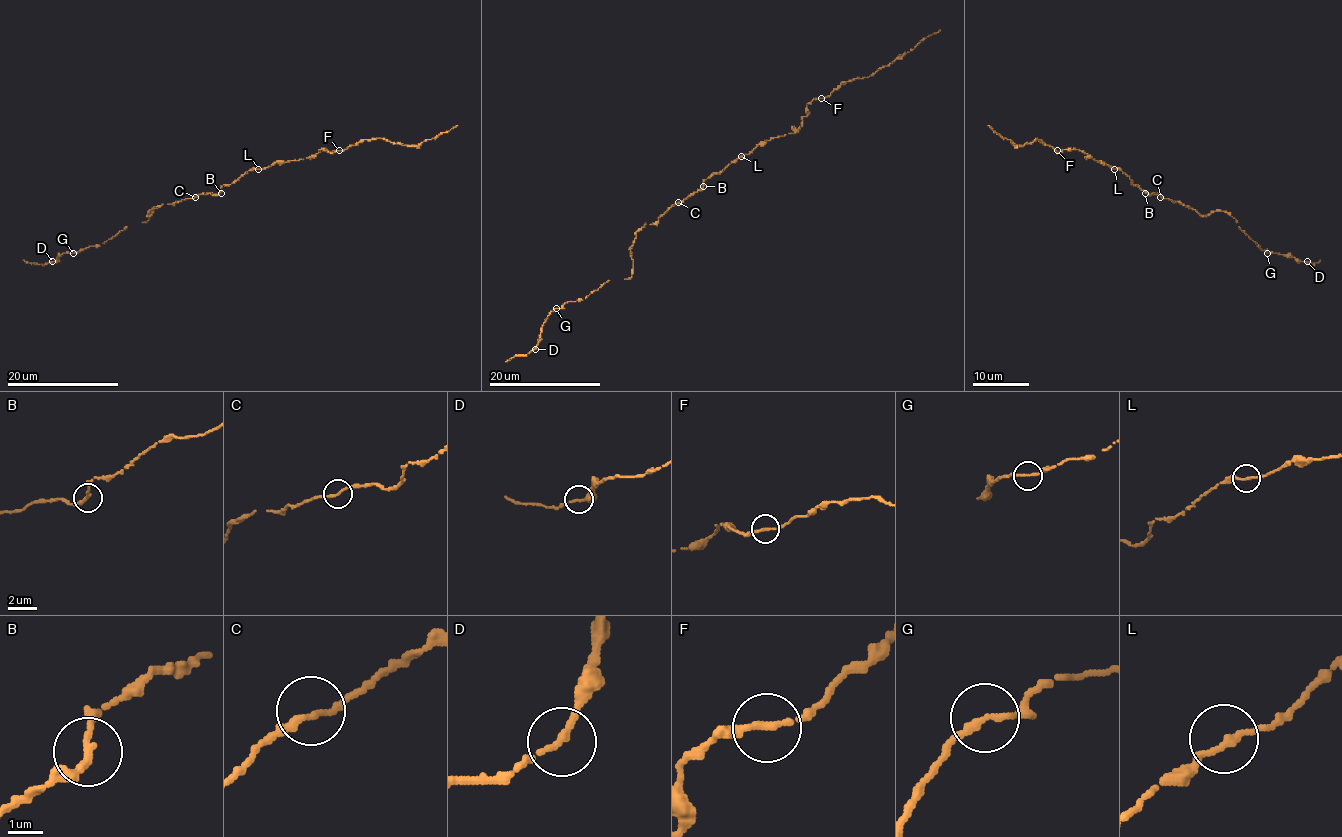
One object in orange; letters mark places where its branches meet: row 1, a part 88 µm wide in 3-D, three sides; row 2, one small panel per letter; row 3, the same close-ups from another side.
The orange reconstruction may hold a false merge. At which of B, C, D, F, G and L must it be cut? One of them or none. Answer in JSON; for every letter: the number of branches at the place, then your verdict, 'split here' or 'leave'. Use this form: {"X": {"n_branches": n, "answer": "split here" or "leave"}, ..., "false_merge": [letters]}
{"B": {"n_branches": 2, "answer": "leave"}, "C": {"n_branches": 2, "answer": "leave"}, "D": {"n_branches": 2, "answer": "leave"}, "F": {"n_branches": 2, "answer": "leave"}, "G": {"n_branches": 2, "answer": "leave"}, "L": {"n_branches": 2, "answer": "leave"}, "false_merge": []}

